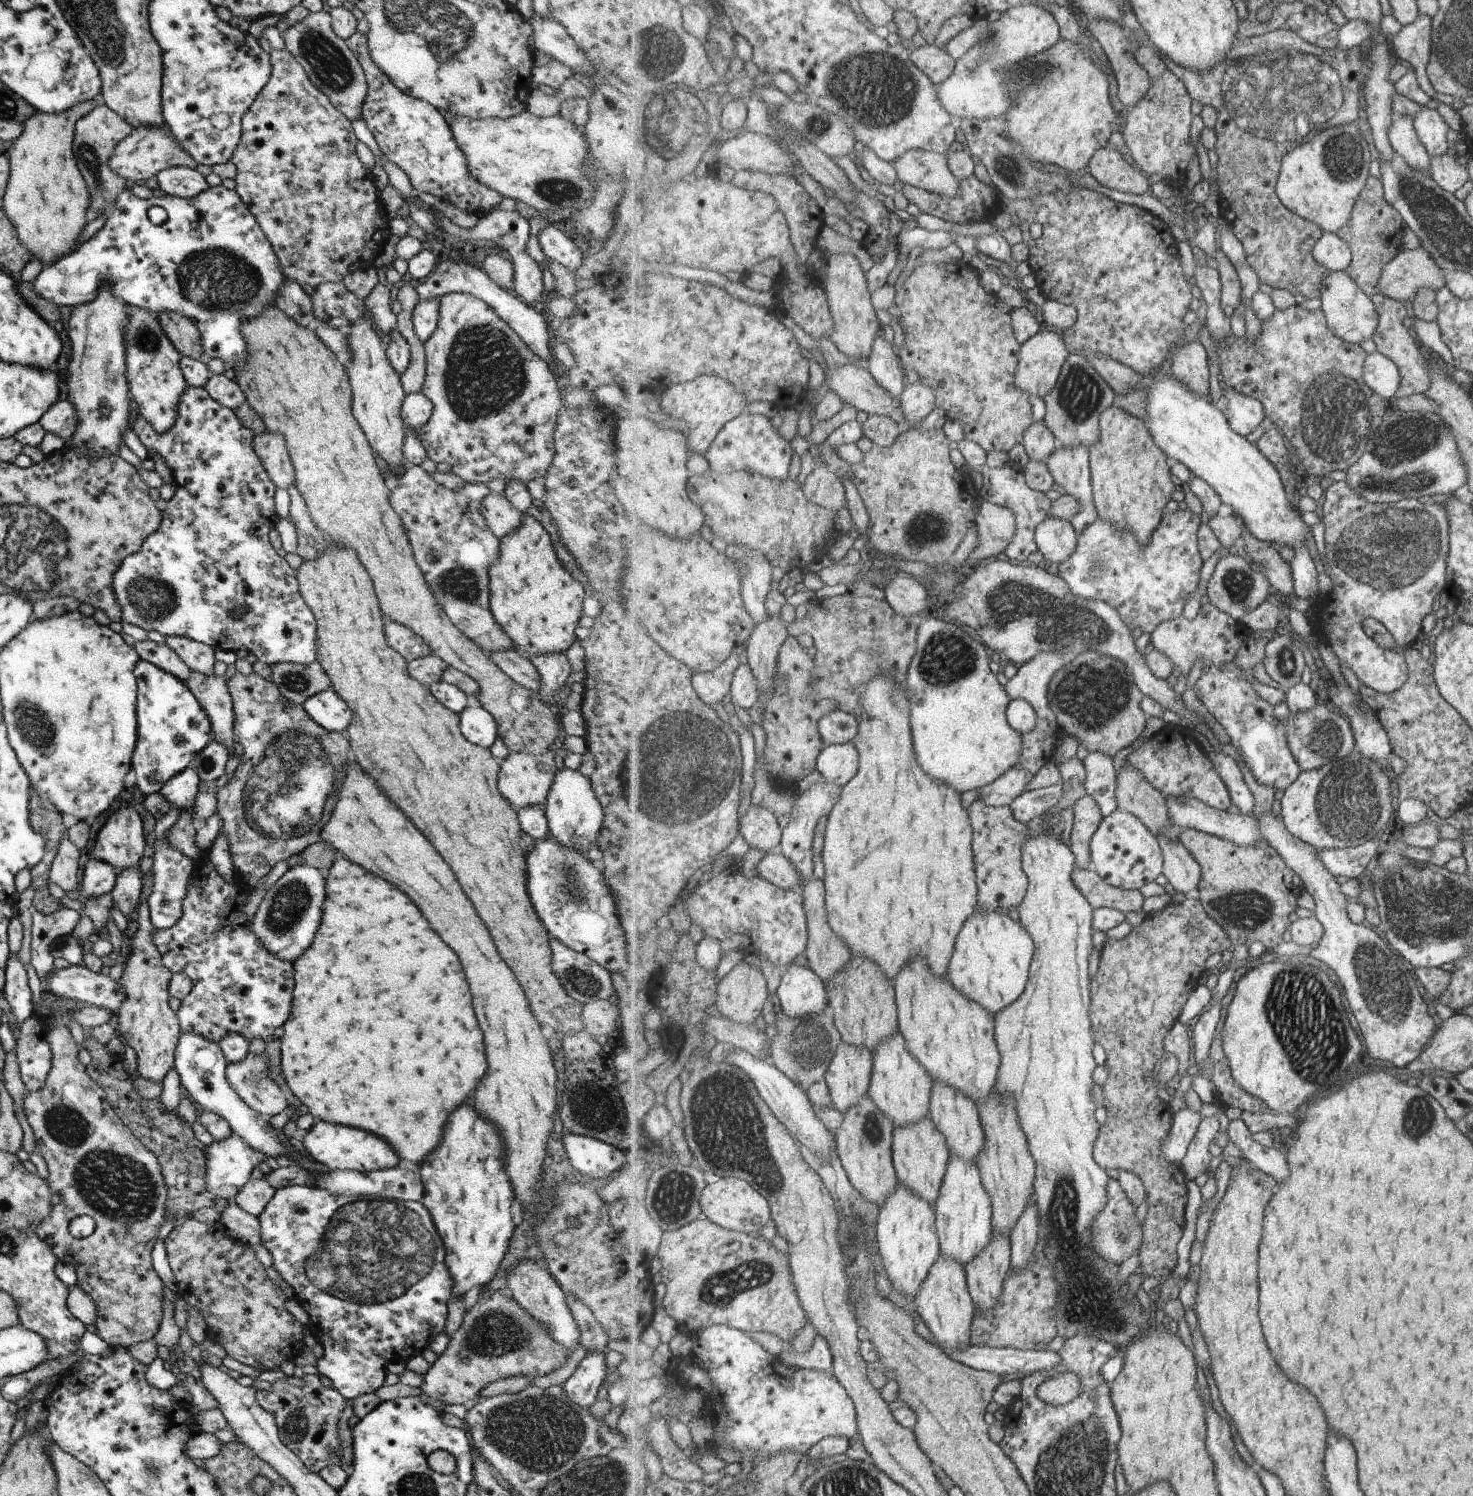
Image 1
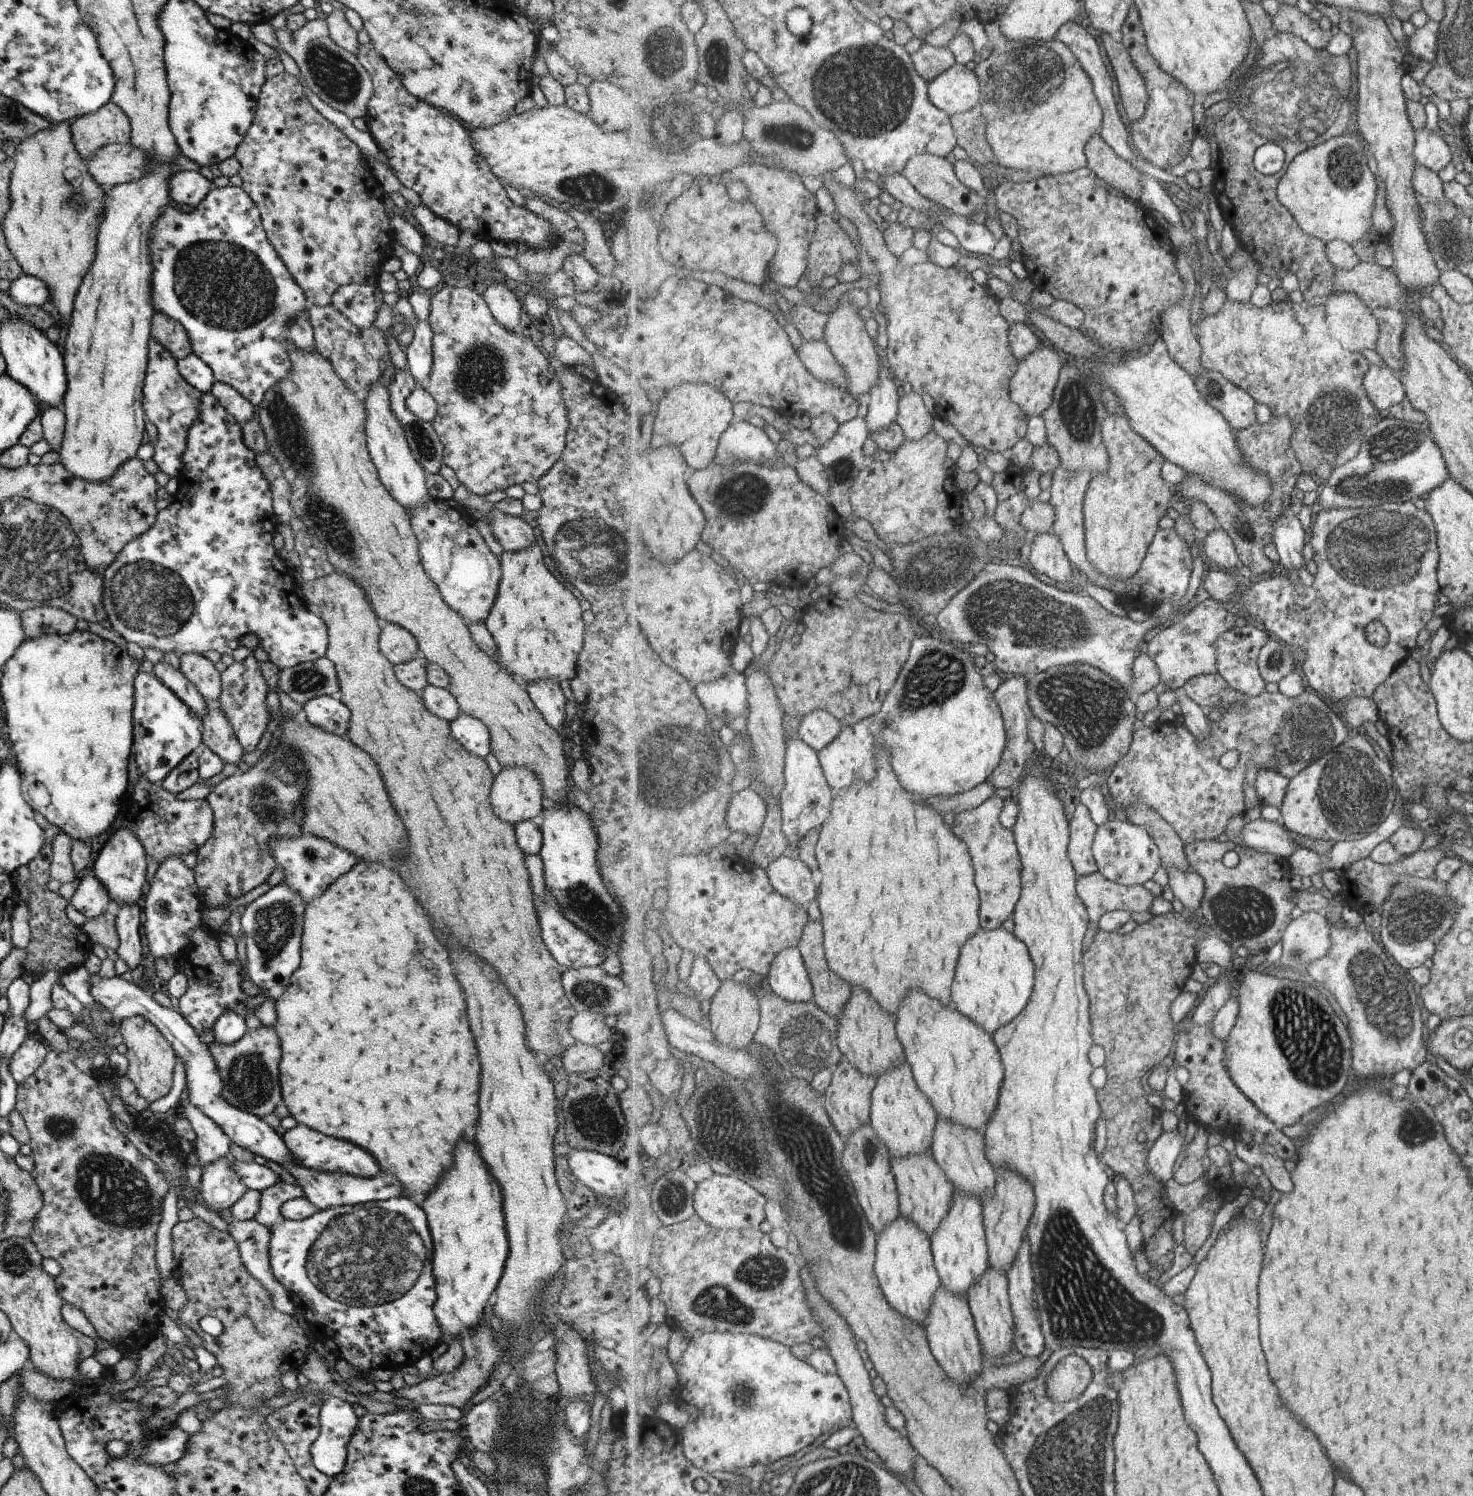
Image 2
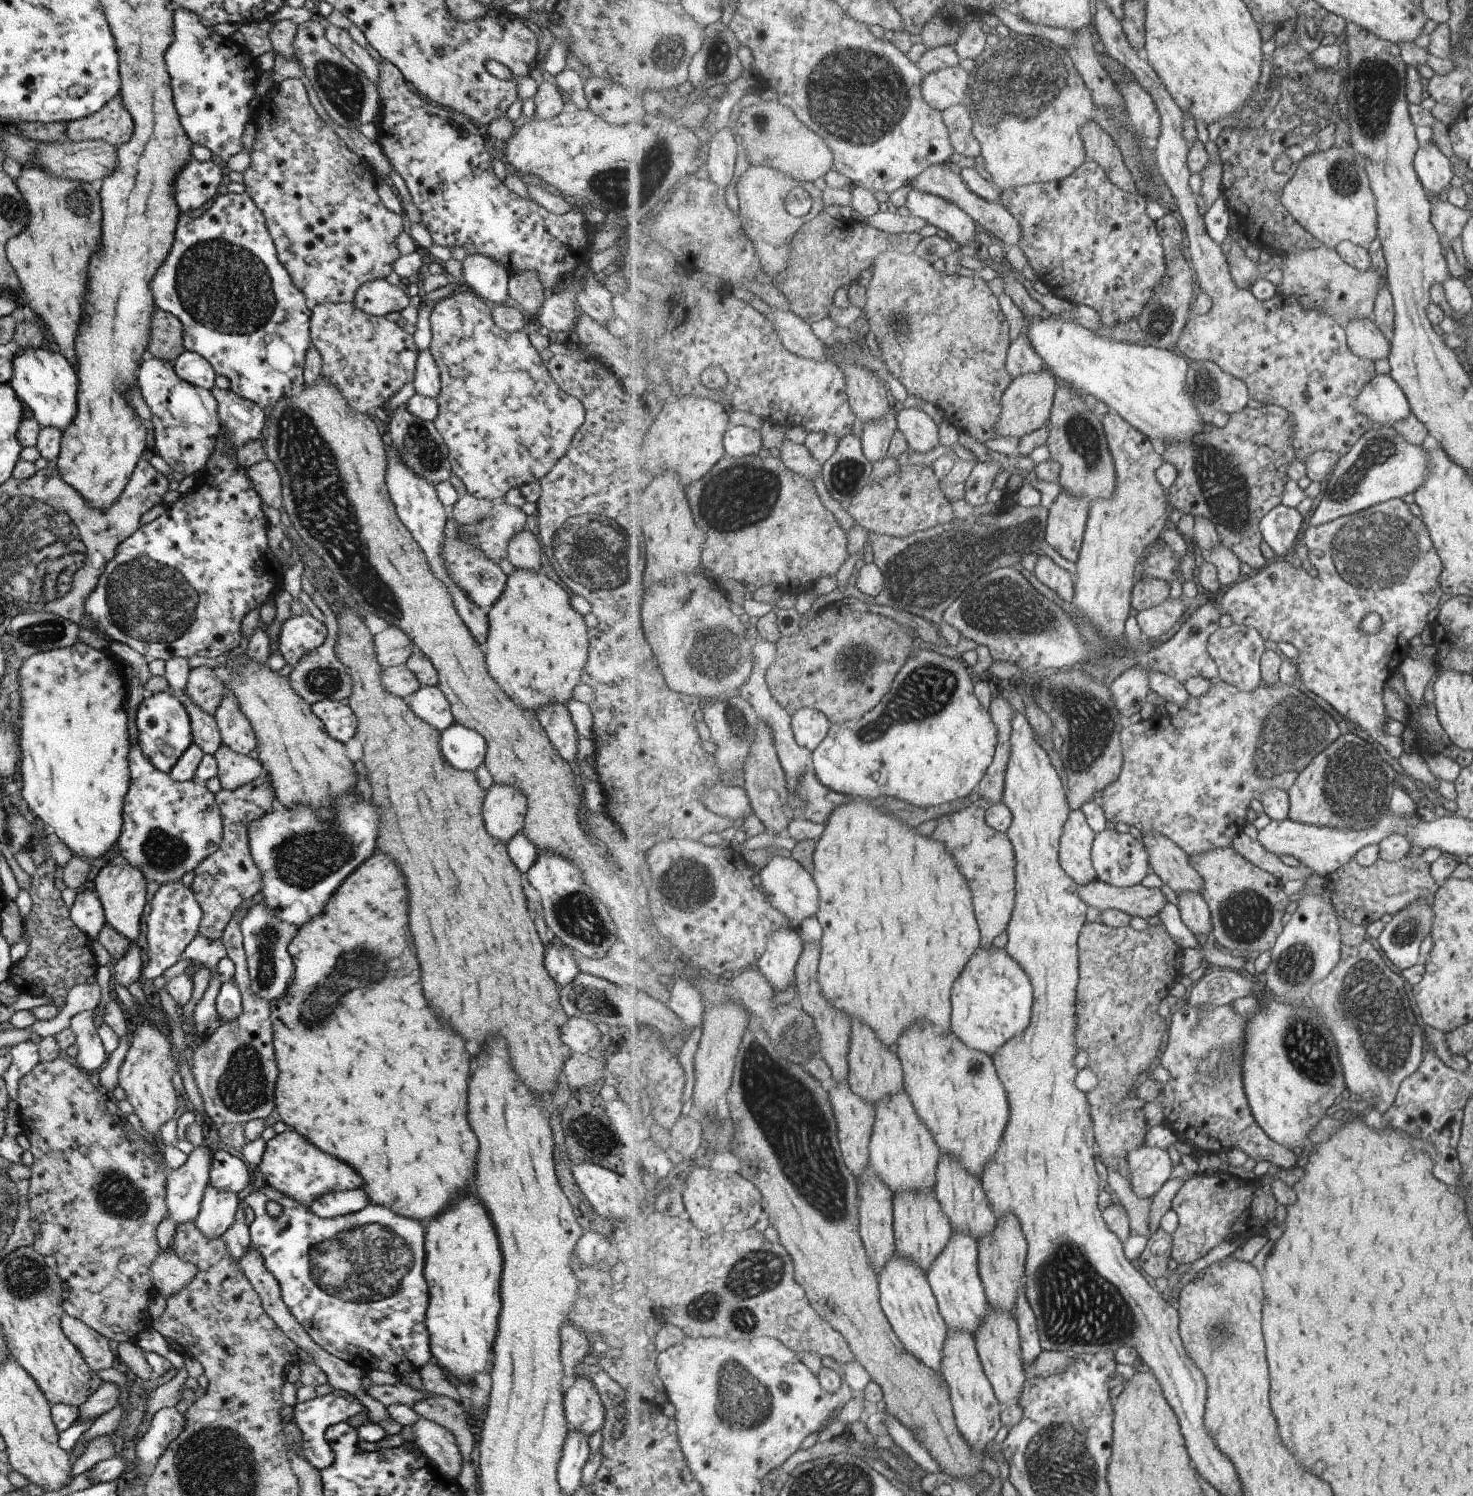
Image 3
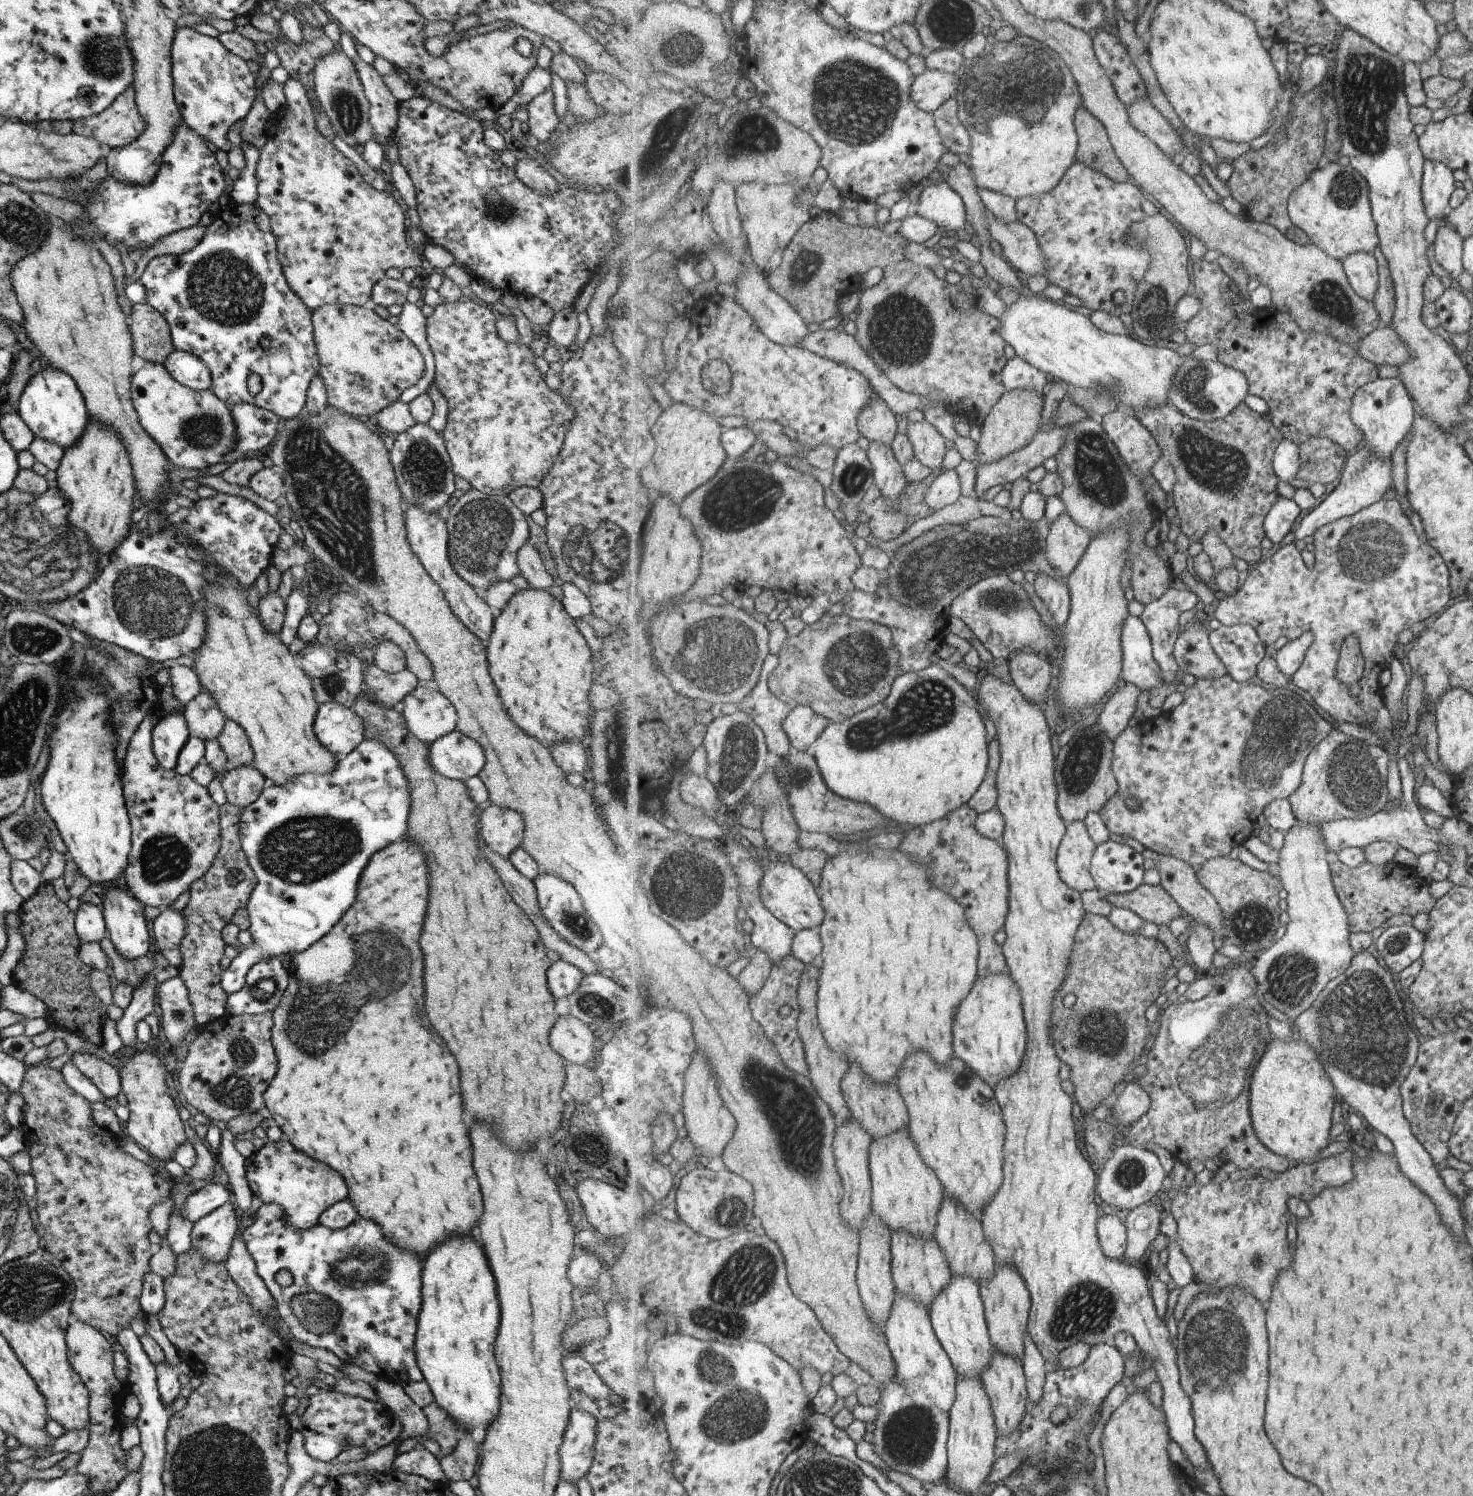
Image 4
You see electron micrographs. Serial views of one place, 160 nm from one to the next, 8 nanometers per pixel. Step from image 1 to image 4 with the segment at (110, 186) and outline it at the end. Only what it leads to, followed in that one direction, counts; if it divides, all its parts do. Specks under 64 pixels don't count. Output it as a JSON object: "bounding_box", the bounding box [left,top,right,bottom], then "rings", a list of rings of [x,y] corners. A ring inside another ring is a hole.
{"bounding_box":[72,85,144,150],"rings":[[[129,85],[99,114],[72,121],[72,132],[94,138],[106,150],[128,145],[141,134],[144,120],[137,112],[134,90]]]}

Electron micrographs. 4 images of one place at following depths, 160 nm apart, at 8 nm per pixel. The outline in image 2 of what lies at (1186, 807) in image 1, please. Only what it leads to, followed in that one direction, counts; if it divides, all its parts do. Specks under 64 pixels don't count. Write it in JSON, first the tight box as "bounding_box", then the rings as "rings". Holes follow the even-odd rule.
{"bounding_box":[1240,819,1299,859],"rings":[[[1257,819],[1248,822],[1241,831],[1240,840],[1245,847],[1265,854],[1281,855],[1286,859],[1299,847],[1295,840],[1289,838],[1291,832],[1283,823]]]}

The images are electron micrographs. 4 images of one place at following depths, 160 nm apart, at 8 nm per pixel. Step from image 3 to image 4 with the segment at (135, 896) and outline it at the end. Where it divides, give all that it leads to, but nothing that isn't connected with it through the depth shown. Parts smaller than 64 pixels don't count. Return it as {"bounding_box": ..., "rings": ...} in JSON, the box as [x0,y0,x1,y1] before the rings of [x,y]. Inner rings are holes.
{"bounding_box":[102,887,149,960],"rings":[[[110,887],[102,897],[106,936],[114,949],[127,960],[142,957],[149,950],[149,932],[143,908],[142,902],[127,888]]]}

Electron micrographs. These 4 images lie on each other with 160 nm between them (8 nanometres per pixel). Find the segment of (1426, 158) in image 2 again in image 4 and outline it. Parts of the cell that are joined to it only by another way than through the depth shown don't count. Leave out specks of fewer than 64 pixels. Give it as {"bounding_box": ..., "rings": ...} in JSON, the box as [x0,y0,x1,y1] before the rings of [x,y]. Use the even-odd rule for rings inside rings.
{"bounding_box":[1422,160,1455,224],"rings":[[[1426,160],[1422,189],[1427,214],[1431,218],[1440,218],[1439,224],[1449,220],[1450,200],[1455,187],[1455,174],[1444,162]]]}

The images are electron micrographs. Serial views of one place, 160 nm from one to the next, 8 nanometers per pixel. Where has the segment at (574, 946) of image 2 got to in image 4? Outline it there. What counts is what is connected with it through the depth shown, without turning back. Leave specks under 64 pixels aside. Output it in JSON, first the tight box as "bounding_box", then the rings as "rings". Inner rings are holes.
{"bounding_box":[545,959,584,1000],"rings":[[[562,959],[553,961],[545,974],[547,974],[549,992],[557,1000],[565,1000],[579,986],[580,980],[584,977],[575,966]]]}

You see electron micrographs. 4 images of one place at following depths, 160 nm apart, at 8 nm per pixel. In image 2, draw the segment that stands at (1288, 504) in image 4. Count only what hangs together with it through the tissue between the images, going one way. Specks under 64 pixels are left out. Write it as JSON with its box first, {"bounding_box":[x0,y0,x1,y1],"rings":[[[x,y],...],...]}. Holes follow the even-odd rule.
{"bounding_box":[1274,509,1310,572],"rings":[[[1289,509],[1274,522],[1274,542],[1280,557],[1279,564],[1285,572],[1301,570],[1305,566],[1303,548],[1310,533],[1301,526],[1299,518]]]}

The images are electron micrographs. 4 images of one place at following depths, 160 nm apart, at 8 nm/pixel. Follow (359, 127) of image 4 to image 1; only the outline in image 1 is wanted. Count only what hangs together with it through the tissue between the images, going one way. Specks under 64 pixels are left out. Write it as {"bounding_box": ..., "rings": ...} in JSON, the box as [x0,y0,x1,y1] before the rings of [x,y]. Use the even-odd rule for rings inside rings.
{"bounding_box":[282,10,367,121],"rings":[[[322,10],[307,13],[303,20],[289,24],[289,27],[283,31],[282,39],[284,49],[297,59],[311,84],[321,91],[329,102],[345,115],[345,118],[350,121],[359,119],[367,82],[361,66],[347,48],[345,41],[339,38],[330,27],[329,13]]]}

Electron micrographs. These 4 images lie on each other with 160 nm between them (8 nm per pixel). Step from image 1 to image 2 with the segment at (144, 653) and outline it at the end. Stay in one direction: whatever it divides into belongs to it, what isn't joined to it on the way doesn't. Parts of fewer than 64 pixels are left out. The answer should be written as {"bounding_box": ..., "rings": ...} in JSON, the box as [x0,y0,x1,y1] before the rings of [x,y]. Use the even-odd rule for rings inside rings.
{"bounding_box":[152,660,207,718],"rings":[[[164,660],[157,661],[152,670],[154,675],[167,687],[175,696],[187,705],[199,718],[207,710],[204,698],[199,691],[181,674],[179,669],[170,667]]]}

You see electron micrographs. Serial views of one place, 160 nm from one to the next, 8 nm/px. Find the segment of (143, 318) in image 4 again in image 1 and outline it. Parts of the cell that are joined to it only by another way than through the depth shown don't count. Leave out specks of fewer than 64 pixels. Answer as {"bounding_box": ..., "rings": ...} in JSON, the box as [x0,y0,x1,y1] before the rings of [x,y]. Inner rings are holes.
{"bounding_box":[156,311,201,360],"rings":[[[173,311],[160,312],[156,317],[169,342],[181,357],[201,360],[200,332],[190,318]]]}

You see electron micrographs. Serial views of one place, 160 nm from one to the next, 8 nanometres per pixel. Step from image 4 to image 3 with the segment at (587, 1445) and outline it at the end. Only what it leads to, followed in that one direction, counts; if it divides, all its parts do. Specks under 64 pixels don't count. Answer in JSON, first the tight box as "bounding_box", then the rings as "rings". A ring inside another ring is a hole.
{"bounding_box":[563,1377,604,1436],"rings":[[[587,1377],[569,1378],[569,1388],[563,1394],[563,1412],[569,1429],[577,1429],[591,1436],[593,1430],[600,1428],[604,1410],[599,1395]]]}

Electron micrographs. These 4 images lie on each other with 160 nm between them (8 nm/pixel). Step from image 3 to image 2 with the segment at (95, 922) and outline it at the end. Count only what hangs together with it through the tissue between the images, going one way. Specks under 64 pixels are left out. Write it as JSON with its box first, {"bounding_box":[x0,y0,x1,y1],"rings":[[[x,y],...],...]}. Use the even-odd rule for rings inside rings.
{"bounding_box":[70,873,110,920],"rings":[[[92,873],[82,876],[70,899],[71,906],[86,920],[105,912],[110,896],[107,889]]]}

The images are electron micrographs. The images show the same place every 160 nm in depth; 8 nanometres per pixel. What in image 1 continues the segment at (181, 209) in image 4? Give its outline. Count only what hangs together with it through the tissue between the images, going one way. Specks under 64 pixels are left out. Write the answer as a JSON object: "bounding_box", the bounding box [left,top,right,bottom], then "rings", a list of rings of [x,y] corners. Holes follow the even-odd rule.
{"bounding_box":[155,167,208,198],"rings":[[[187,167],[163,169],[155,175],[155,182],[165,195],[181,198],[191,198],[208,187],[196,169]]]}

